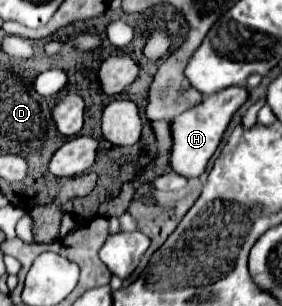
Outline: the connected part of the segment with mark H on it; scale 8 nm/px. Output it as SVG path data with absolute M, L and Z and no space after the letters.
M231 86L231 88L225 88L217 94L213 94L213 96L205 96L201 104L179 114L171 122L171 130L173 130L171 168L177 174L183 174L185 178L201 176L207 170L207 162L217 152L217 148L223 140L223 134L229 128L235 112L247 102L247 98L249 98L249 92L245 86Z

